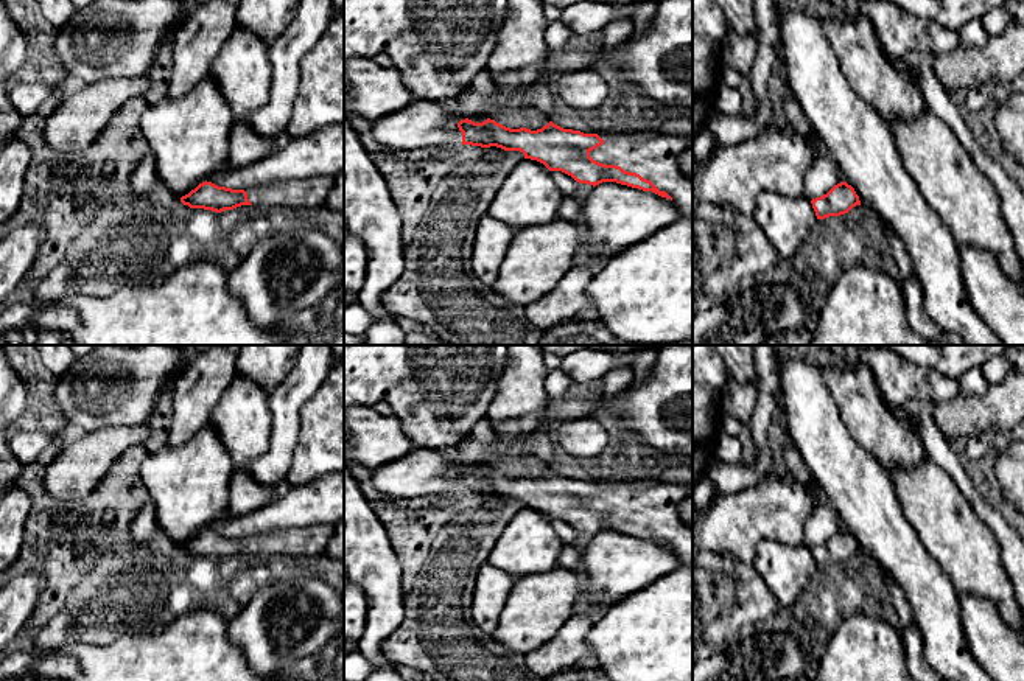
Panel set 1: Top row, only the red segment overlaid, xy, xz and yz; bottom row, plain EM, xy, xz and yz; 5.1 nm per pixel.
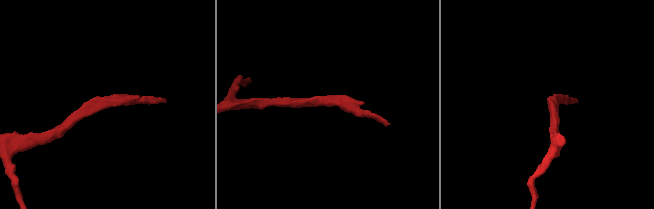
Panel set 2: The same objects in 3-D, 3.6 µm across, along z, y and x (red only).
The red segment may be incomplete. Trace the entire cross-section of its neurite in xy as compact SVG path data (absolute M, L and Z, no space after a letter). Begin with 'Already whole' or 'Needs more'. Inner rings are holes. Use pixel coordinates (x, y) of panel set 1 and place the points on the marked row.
Needs more. M317 176L302 180L274 180L249 190L232 190L202 182L181 197L190 208L204 208L221 213L241 205L283 205L293 208L324 207L335 187L335 177Z

